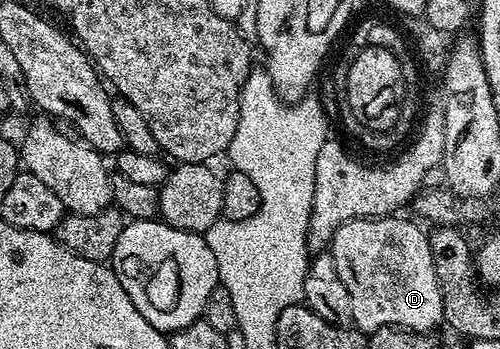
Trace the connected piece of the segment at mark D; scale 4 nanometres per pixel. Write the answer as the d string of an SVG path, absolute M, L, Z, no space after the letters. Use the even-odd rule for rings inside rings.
M393 215L379 219L348 221L334 233L328 253L332 256L336 273L350 295L351 322L363 333L371 333L384 326L408 329L417 333L430 333L443 322L444 301L440 281L434 271L428 233L420 230L415 220L403 221L403 216Z

